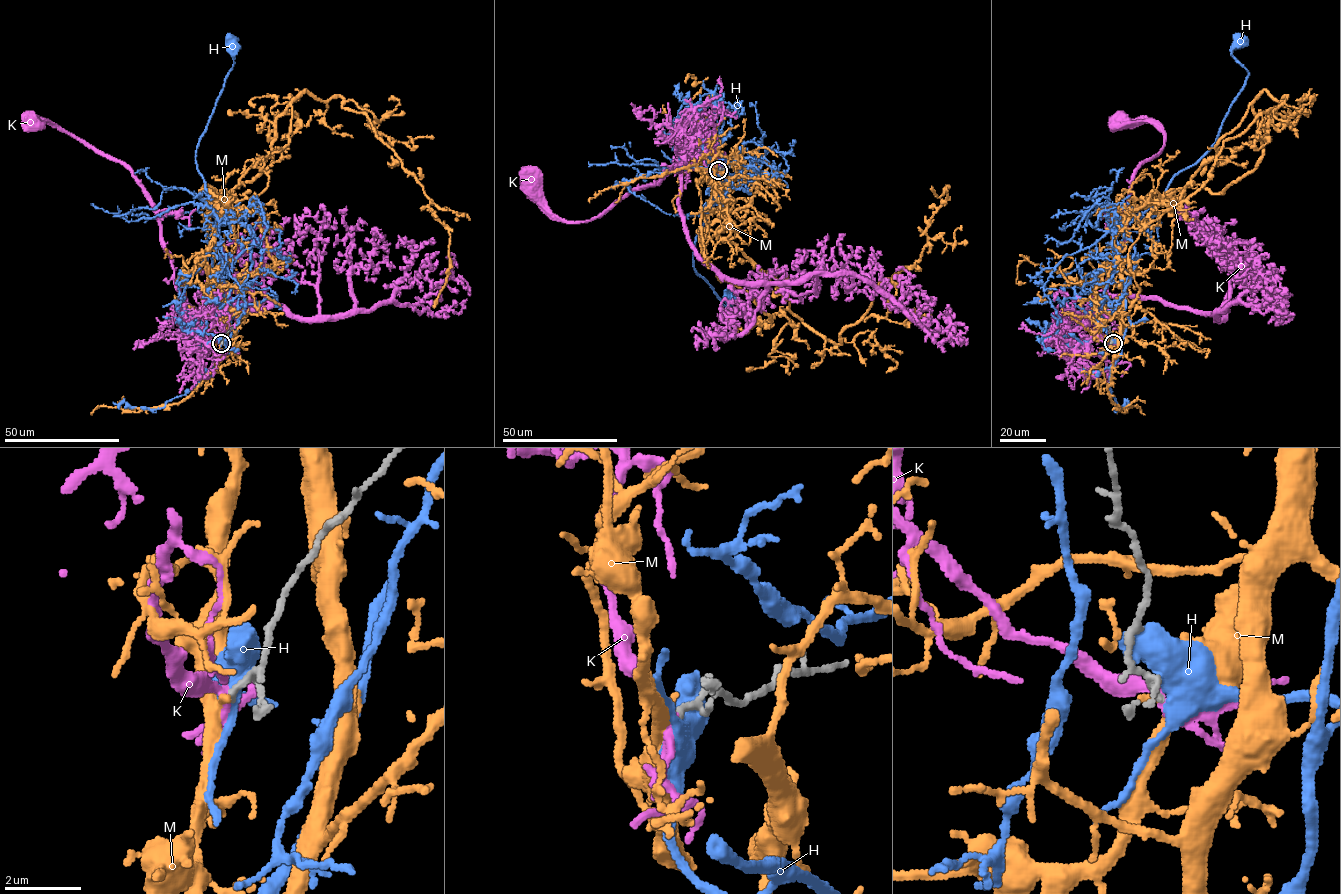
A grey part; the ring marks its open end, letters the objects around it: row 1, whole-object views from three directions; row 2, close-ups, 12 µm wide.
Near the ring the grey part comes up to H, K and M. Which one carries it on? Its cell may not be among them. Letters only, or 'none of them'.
M

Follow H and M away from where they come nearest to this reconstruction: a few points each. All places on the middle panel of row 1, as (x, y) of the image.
H: (719, 170), (749, 193), (738, 174), (724, 179), (693, 265), (728, 297)
M: (718, 169), (717, 234), (839, 345), (920, 258), (947, 197), (931, 186)

